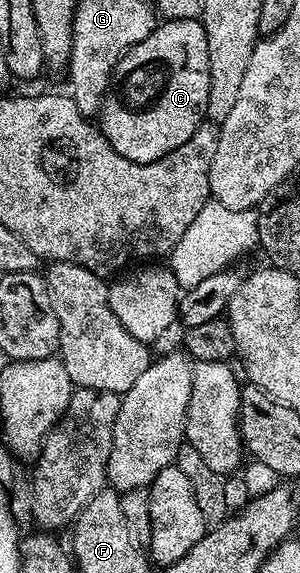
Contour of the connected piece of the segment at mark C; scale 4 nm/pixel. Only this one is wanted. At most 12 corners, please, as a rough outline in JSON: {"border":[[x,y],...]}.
{"border":[[165,19],[119,59],[99,128],[140,165],[206,120],[205,26]]}

